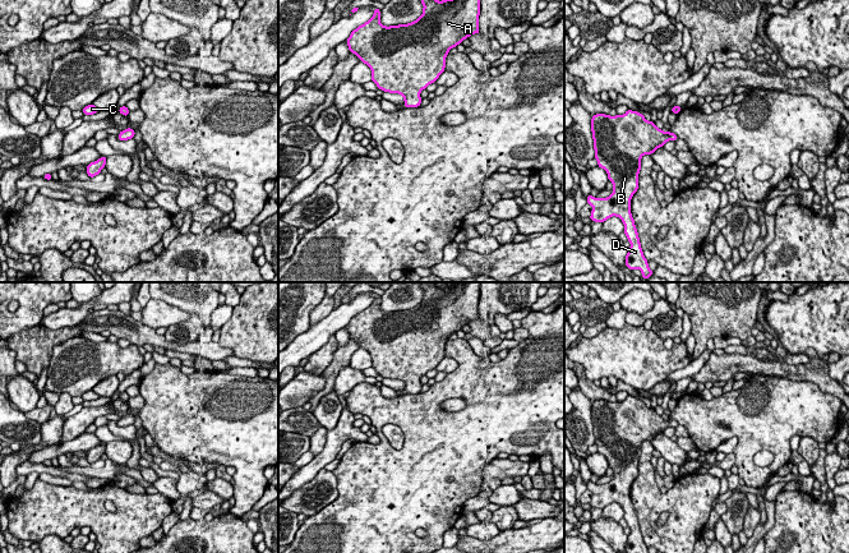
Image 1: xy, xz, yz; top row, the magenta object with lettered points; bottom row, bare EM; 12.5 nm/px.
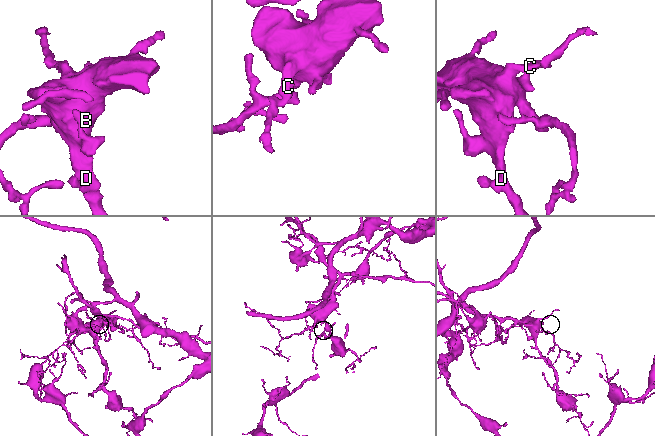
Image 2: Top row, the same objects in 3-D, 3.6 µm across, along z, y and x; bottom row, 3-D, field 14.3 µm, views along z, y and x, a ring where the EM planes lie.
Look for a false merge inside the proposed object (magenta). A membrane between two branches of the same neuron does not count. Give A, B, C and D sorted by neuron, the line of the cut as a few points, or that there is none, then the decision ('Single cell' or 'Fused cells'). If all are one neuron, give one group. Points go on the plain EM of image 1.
Groups: A B C D. No split. Single cell

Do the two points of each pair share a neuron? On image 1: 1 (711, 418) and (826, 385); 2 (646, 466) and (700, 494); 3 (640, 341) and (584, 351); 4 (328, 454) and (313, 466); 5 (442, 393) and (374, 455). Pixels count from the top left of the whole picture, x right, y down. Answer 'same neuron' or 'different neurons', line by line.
1: different neurons
2: same neuron
3: same neuron
4: same neuron
5: same neuron

